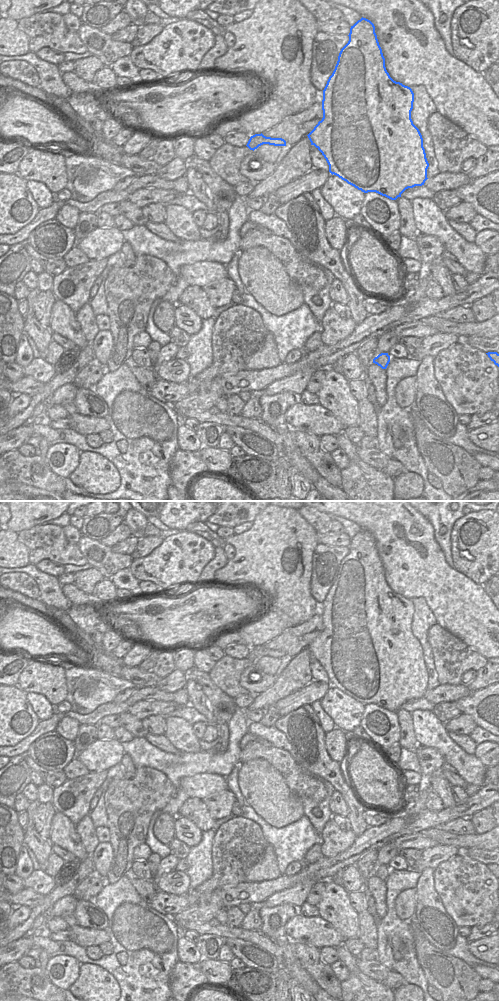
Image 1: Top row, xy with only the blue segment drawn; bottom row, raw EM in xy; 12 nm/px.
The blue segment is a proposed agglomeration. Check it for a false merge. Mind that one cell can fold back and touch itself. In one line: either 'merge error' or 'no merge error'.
no merge error

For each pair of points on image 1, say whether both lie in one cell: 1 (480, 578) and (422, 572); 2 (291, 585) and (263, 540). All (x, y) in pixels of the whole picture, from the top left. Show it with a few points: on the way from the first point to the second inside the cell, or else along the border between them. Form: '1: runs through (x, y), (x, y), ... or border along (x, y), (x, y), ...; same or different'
1: border along (453, 567), (482, 585); different
2: runs through (280, 574), (275, 562), (274, 551); same

